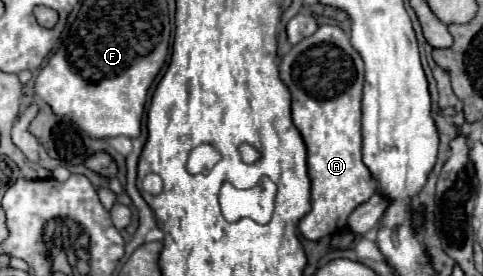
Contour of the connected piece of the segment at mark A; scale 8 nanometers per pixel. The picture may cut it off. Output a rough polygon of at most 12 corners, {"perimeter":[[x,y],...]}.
{"perimeter":[[332,24],[280,62],[308,148],[306,240],[376,190],[362,162],[364,62]]}

